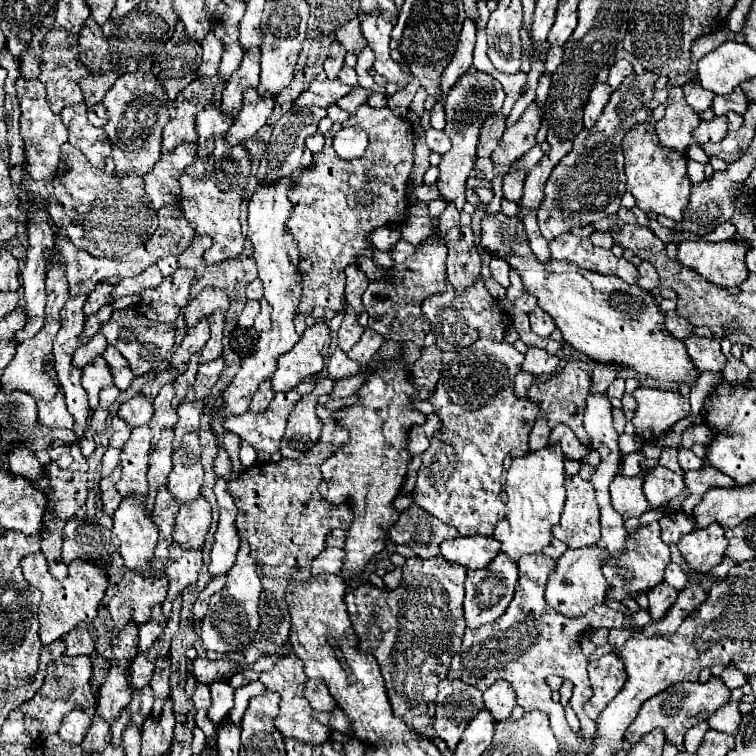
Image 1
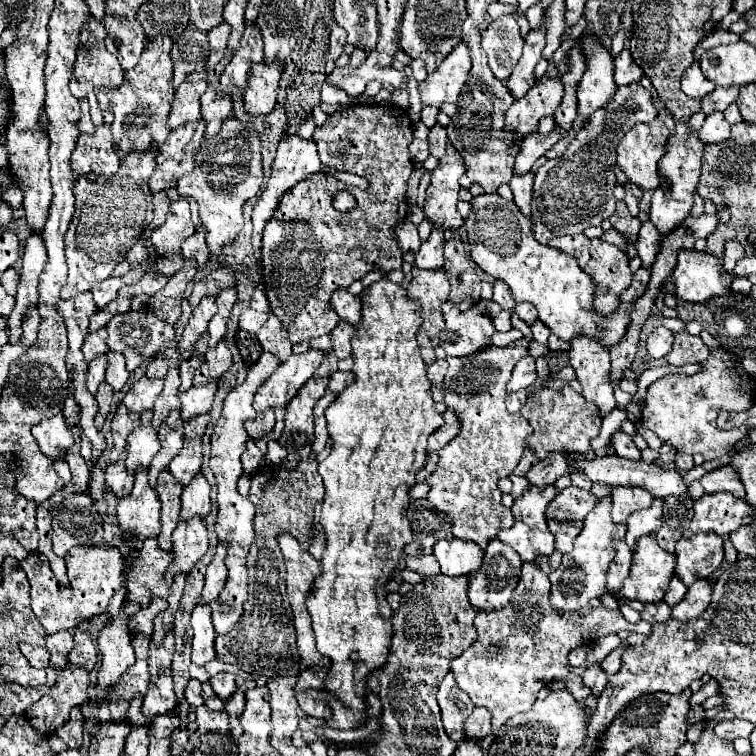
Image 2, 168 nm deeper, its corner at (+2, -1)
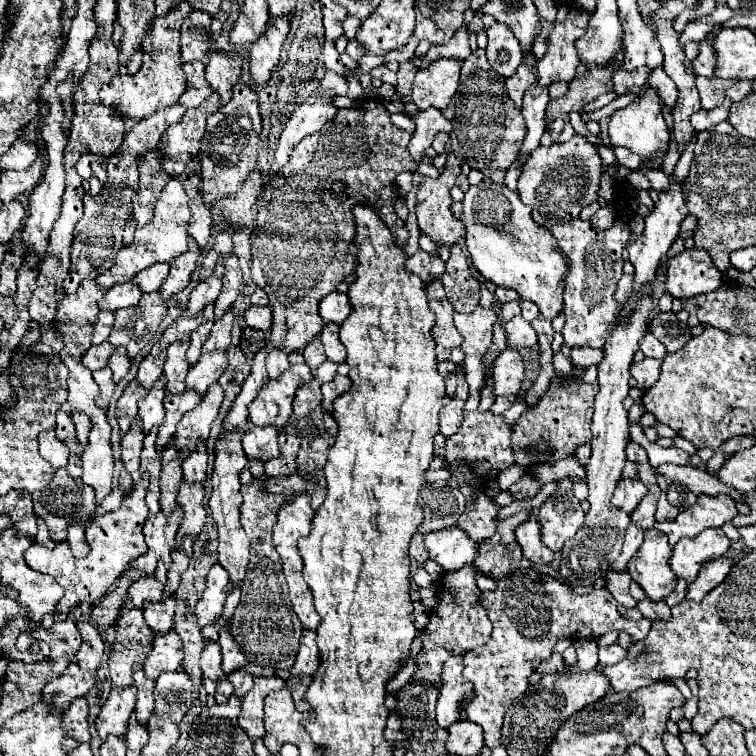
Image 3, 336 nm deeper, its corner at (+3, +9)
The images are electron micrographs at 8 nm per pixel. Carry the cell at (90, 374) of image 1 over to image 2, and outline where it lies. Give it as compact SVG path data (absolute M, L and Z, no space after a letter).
M97 356L93 362L89 362L87 388L91 390L91 394L95 394L97 386L105 380L105 368L107 368L107 356Z

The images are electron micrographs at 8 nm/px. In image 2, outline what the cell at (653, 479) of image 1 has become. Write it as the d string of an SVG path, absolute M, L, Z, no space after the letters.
M655 498L649 510L639 510L639 512L635 512L635 514L629 516L625 542L629 544L631 550L635 550L635 544L637 544L637 540L641 536L653 534L653 532L657 532L661 528L661 516L663 516L661 506L663 506L663 500Z

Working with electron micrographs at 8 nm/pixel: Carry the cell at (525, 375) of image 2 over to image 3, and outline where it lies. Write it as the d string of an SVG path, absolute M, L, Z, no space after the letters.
M506 348L496 358L494 366L494 394L516 394L524 380L524 358L518 350Z

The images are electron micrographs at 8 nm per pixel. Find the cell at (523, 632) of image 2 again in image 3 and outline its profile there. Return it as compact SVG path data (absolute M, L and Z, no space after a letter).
M526 568L526 570L516 570L512 576L508 576L508 580L500 580L496 584L496 590L490 592L482 592L480 594L480 606L488 612L488 618L492 622L492 636L490 640L480 646L474 648L470 652L464 652L464 678L468 678L474 684L474 698L466 704L466 714L468 720L480 724L484 728L484 742L488 748L494 748L500 744L500 728L502 728L502 718L504 712L508 710L508 706L514 702L514 698L522 696L528 688L528 676L540 666L540 662L544 662L546 658L550 658L550 654L554 652L554 646L560 638L598 638L610 630L624 630L628 632L632 638L642 640L651 629L652 621L642 618L638 622L624 618L618 612L618 604L612 598L612 594L606 588L600 590L592 590L586 596L580 596L576 592L572 592L566 584L562 584L560 580L542 574L534 568Z

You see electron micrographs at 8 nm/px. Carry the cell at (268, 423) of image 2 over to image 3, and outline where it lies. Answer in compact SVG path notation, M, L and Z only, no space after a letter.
M268 424L268 426L254 426L248 434L244 434L242 438L242 446L246 456L258 458L262 462L278 458L280 456L280 448L278 448L278 430Z

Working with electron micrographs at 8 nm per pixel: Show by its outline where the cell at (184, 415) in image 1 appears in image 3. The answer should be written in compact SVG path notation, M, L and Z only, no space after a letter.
M210 352L210 354L202 354L200 360L190 368L188 376L186 376L186 388L196 390L200 396L204 396L204 392L208 390L210 384L216 384L218 378L222 376L222 372L226 370L228 360L224 352Z

